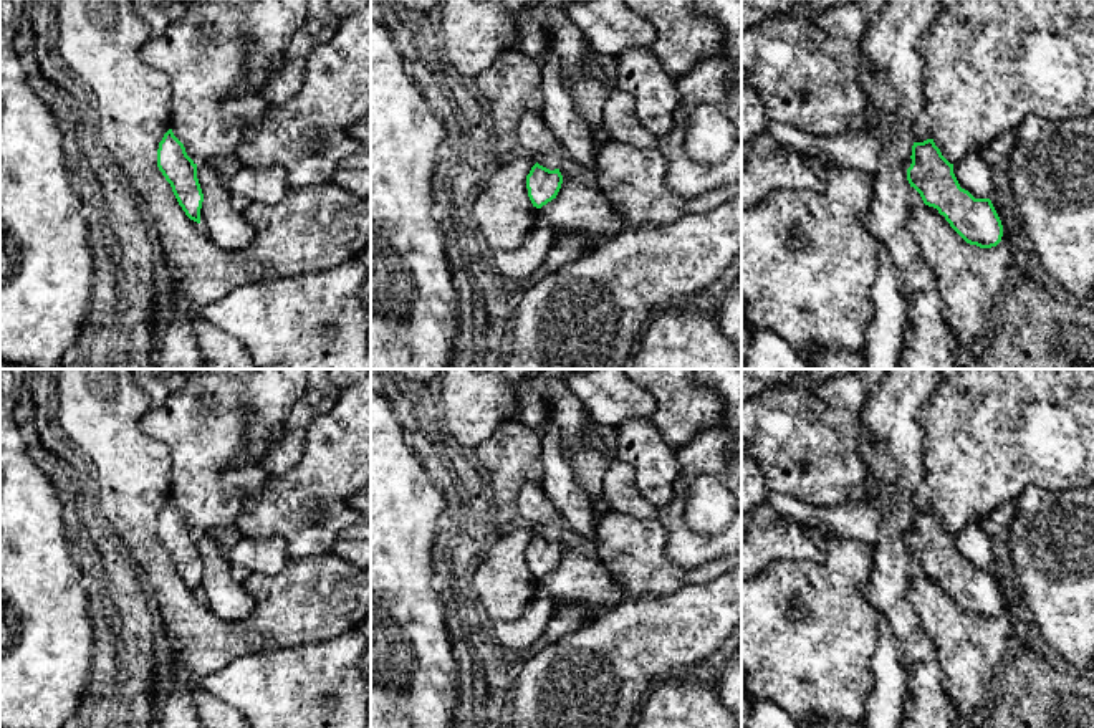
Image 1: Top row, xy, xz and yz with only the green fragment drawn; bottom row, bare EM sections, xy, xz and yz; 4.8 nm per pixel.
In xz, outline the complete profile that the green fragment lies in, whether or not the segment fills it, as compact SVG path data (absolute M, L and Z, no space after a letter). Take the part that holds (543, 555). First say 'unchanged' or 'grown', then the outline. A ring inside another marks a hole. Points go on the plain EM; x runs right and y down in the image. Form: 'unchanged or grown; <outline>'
unchanged; M536 533L526 546L528 568L533 577L541 579L556 569L561 554L563 546L559 539L549 541Z

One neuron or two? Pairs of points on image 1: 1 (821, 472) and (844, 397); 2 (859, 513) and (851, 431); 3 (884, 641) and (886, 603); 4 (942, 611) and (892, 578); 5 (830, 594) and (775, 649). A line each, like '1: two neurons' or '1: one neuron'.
1: one neuron
2: two neurons
3: two neurons
4: two neurons
5: one neuron

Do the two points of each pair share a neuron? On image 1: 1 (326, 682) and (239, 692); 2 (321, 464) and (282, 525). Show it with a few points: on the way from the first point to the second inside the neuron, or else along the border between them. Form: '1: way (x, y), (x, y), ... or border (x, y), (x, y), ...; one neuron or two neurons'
1: way (305, 682), (260, 685); one neuron
2: way (308, 478), (282, 505), (282, 510); one neuron

